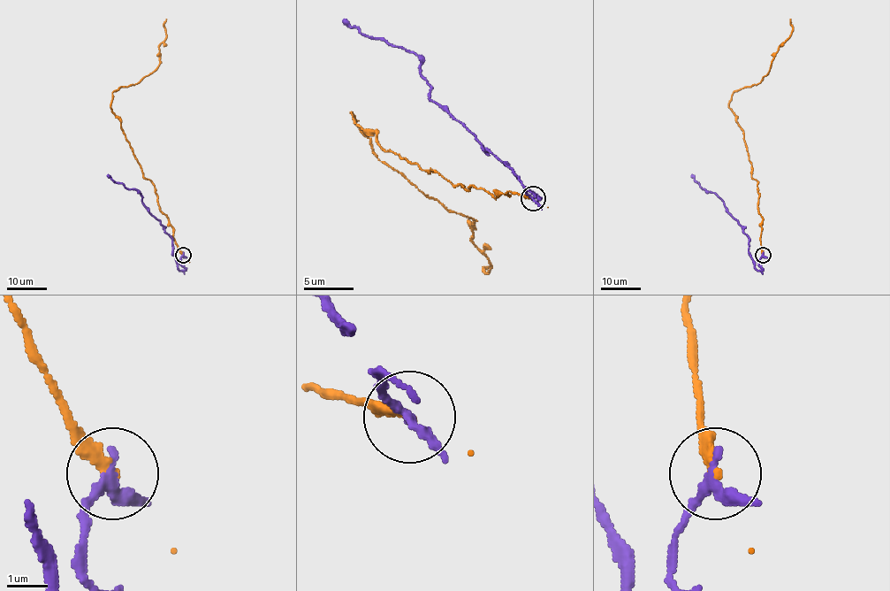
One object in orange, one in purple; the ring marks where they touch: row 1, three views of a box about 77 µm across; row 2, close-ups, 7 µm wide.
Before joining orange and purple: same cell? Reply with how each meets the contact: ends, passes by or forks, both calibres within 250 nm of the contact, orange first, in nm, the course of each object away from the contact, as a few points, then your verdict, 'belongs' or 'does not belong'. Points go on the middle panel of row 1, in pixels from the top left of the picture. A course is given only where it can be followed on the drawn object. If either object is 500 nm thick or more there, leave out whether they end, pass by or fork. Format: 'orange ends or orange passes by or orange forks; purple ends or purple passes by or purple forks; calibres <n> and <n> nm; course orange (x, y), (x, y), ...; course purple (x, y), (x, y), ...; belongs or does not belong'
orange ends; purple passes by; calibres 260 and 240 nm; course orange (533, 198), (454, 186), (385, 150), (351, 113), (376, 156), (474, 220), (472, 237), (491, 267); course purple (533, 198), (506, 163), (429, 99), (429, 84), (412, 52), (392, 47), (380, 37), (365, 37), (343, 19); does not belong

